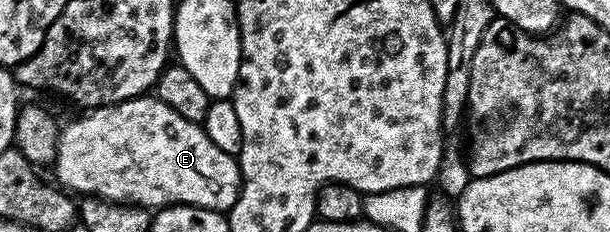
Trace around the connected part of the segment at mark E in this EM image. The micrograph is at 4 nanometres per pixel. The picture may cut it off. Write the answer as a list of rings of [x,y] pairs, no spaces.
[[[141,96],[115,106],[95,107],[85,118],[65,125],[54,163],[55,181],[76,196],[104,198],[129,206],[163,208],[165,206],[197,206],[227,212],[240,195],[240,164],[233,155],[222,152],[205,132],[203,125],[191,123],[174,112],[156,96]]]

